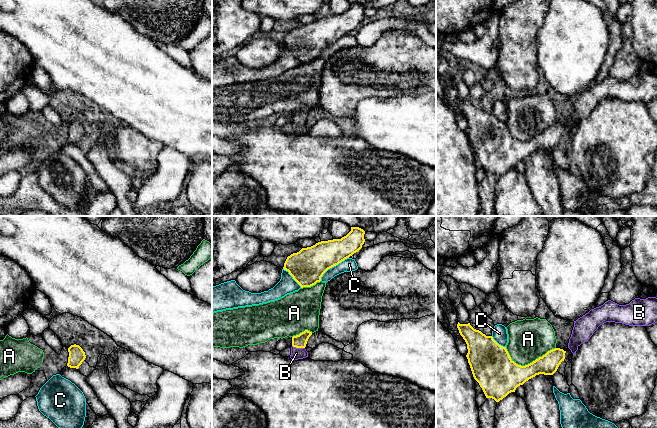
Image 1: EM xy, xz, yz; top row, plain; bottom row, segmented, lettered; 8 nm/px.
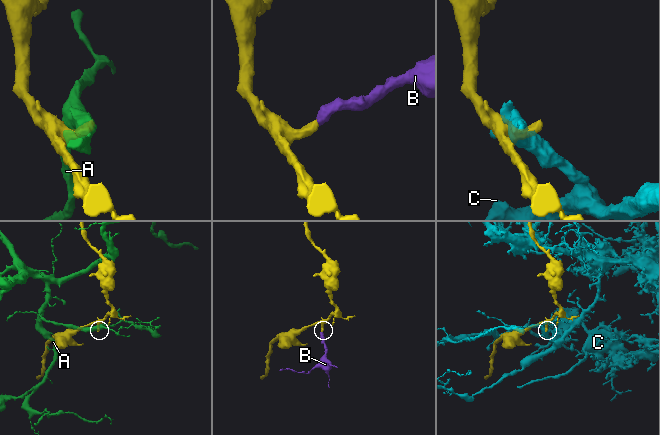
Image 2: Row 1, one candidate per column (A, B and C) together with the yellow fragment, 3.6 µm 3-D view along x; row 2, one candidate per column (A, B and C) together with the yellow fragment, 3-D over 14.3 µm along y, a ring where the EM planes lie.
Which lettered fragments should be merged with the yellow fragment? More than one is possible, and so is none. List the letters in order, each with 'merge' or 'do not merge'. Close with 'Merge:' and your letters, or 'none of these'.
A: do not merge
B: merge
C: do not merge
Merge: B

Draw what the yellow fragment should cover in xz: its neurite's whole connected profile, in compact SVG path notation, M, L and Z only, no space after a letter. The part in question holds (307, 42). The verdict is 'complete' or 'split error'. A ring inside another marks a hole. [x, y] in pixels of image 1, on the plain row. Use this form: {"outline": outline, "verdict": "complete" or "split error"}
{"outline": "M351 3L351 7L341 15L321 17L287 33L283 45L288 47L293 55L303 63L311 63L321 57L323 50L345 35L358 28L365 18L365 7L359 3Z", "verdict": "complete"}

